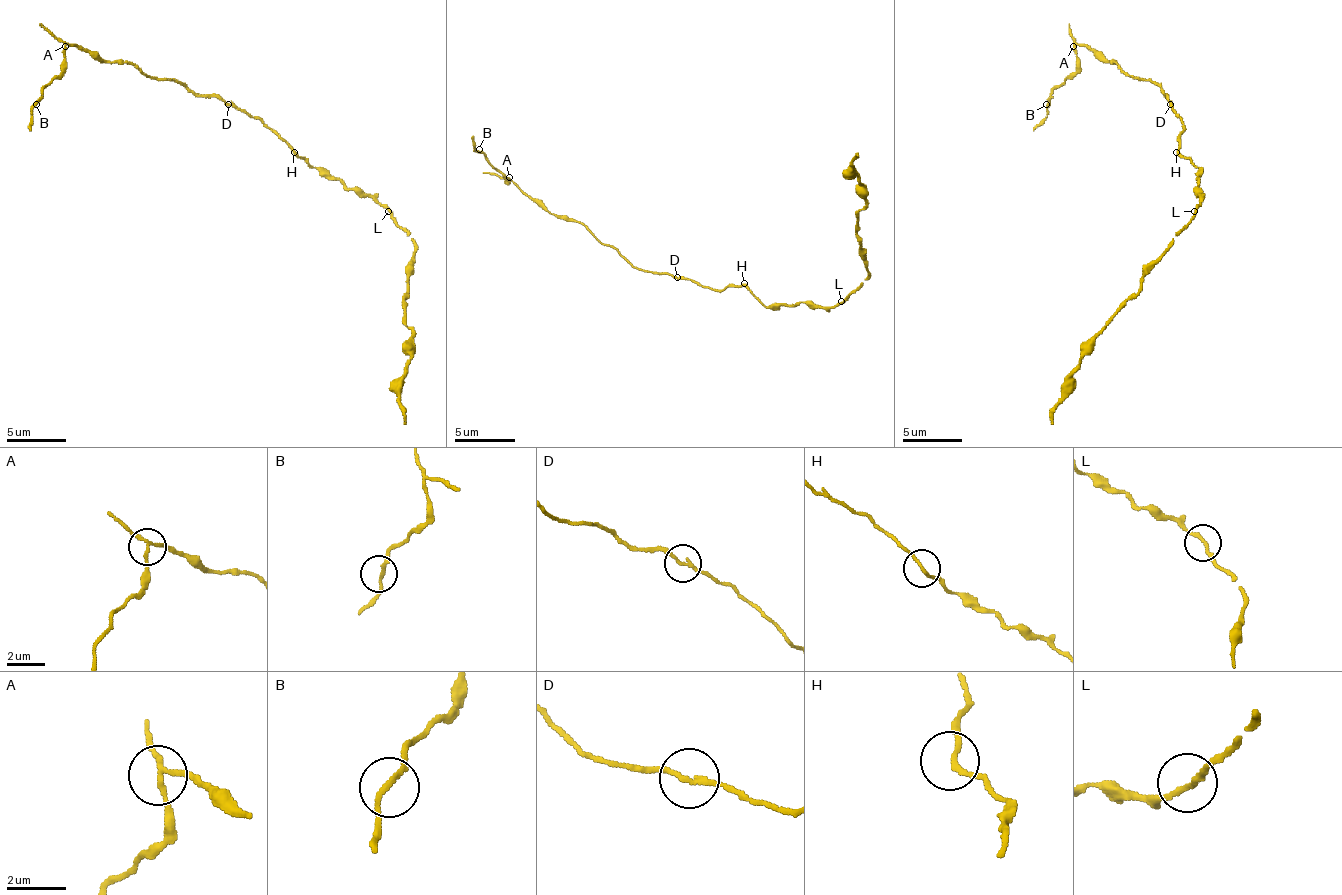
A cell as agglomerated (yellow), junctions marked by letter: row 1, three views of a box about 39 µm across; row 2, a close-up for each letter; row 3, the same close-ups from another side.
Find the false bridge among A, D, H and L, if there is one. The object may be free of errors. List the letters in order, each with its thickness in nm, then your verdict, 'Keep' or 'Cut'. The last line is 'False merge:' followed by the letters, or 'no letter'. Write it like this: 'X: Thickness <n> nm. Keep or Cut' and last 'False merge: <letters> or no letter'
A: Thickness 160 nm. Cut
D: Thickness 170 nm. Keep
H: Thickness 160 nm. Keep
L: Thickness 170 nm. Keep
False merge: A

